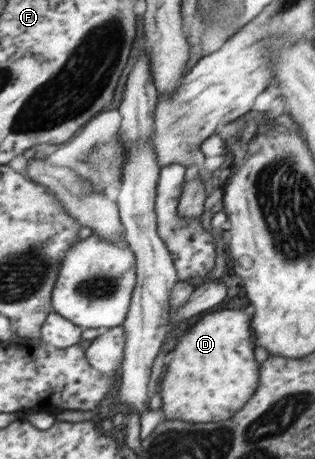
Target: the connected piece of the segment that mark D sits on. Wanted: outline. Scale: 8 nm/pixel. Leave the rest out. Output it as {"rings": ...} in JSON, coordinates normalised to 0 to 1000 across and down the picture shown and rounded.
{"rings":[[[705,673],[663,682],[562,739],[556,776],[524,795],[527,813],[508,839],[514,893],[527,913],[606,922],[695,922],[733,913],[810,856],[822,839],[822,791],[810,786],[797,739],[794,675]]]}

